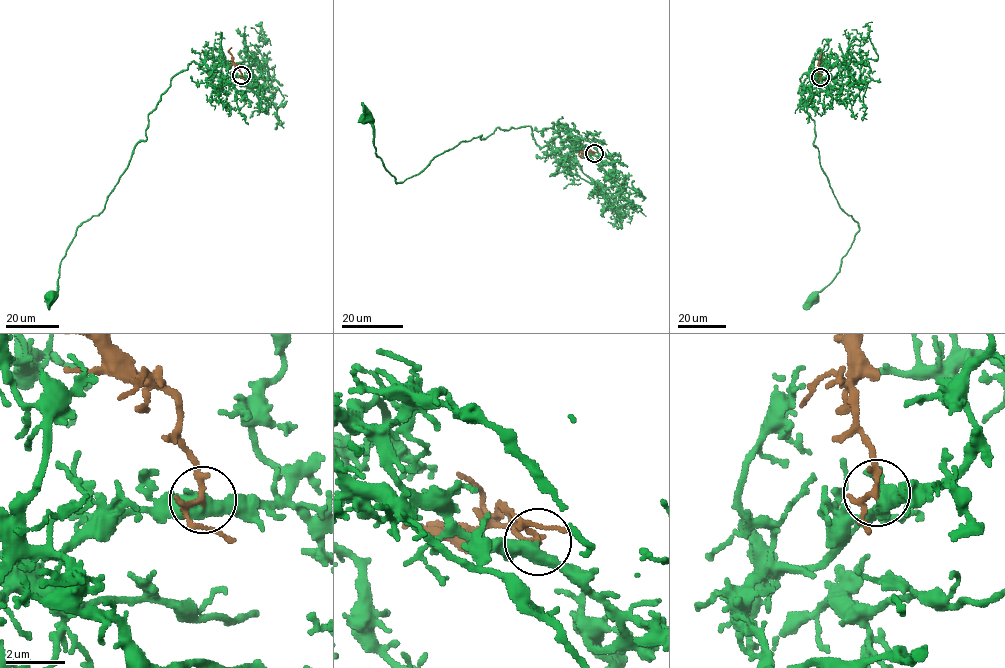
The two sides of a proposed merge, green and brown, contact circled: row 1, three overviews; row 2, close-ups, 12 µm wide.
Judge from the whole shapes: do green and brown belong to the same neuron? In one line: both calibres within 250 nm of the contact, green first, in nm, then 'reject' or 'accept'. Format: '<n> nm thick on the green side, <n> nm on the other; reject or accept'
500 nm thick on the green side, 160 nm on the other; accept

